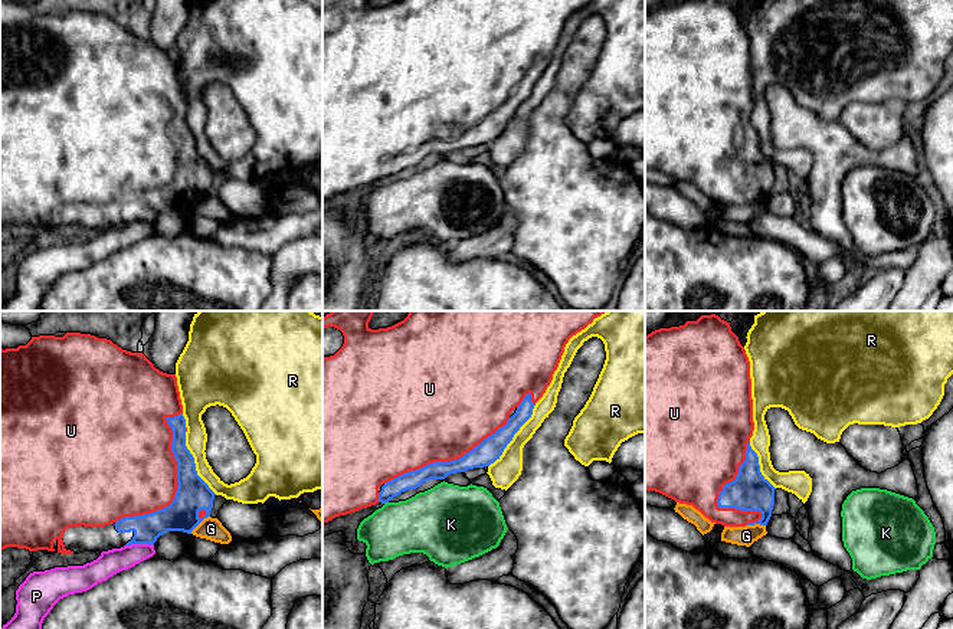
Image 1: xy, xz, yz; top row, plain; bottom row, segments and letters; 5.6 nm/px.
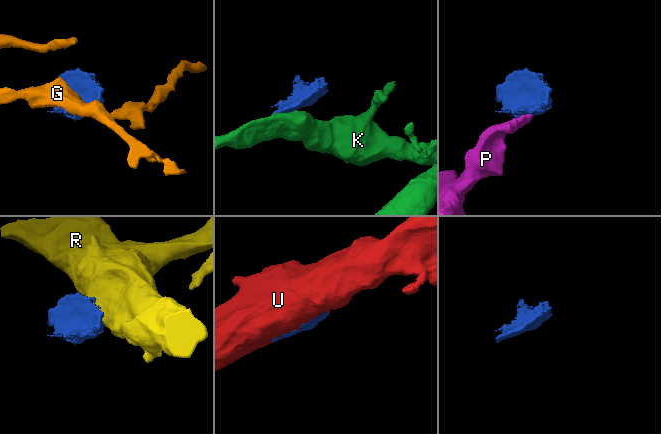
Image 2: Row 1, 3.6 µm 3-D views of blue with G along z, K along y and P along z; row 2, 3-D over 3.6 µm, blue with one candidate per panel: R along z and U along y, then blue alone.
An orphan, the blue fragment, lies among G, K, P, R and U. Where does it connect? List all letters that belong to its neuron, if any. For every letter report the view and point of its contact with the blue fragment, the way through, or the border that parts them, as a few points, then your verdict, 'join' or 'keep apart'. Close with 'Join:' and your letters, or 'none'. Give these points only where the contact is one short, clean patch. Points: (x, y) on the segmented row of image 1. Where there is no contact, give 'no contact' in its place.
G: contact xy (199, 523); border xy (209, 516), (190, 533); keep apart
K: contact xz (386, 501); border xz (387, 501), (385, 504); keep apart
P: contact xy (138, 543); border xy (153, 544), (125, 546); keep apart
R: contact xz (513, 436); keep apart
U: contact xy (177, 481); join
Join: U

